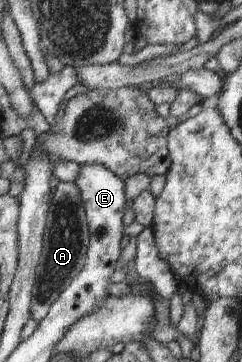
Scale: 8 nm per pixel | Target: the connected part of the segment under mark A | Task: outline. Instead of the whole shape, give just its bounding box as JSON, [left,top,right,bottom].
[31,182,90,322]

